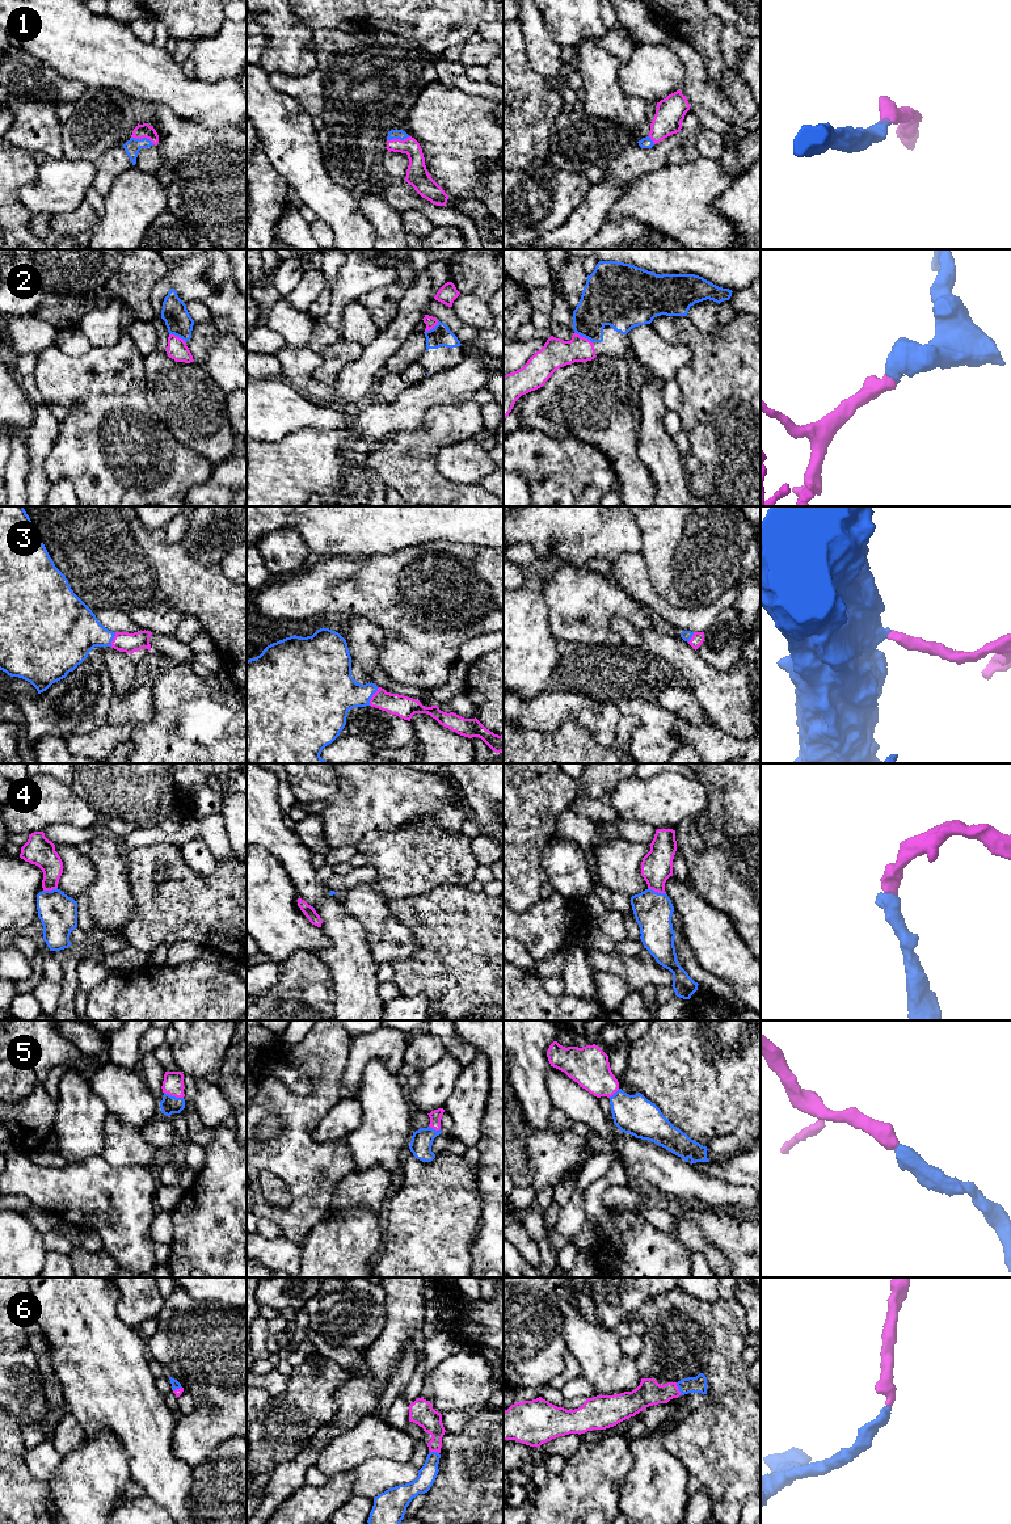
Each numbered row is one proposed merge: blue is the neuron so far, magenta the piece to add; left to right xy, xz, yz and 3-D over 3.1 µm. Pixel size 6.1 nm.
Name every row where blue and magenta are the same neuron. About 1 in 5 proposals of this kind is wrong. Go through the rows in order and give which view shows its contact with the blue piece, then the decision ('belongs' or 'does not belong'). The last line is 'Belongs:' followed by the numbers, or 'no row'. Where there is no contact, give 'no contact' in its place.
1: meets blue in xy; belongs
2: meets blue in yz; does not belong
3: meets blue in xz; belongs
4: meets blue in yz; belongs
5: meets blue in xy; belongs
6: meets blue in yz; belongs
Belongs: 1, 3, 4, 5, 6

